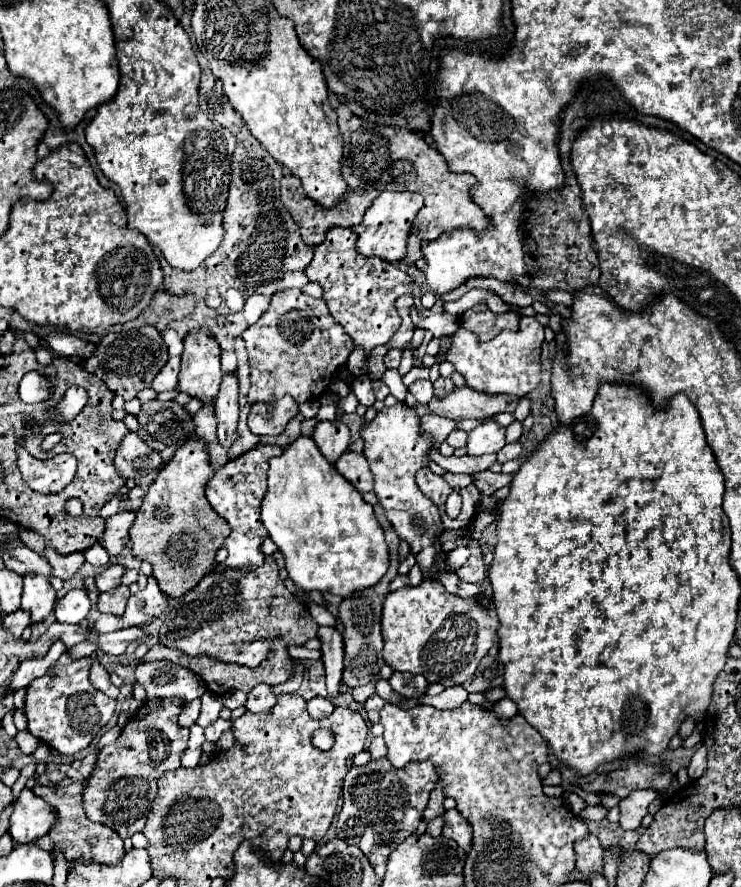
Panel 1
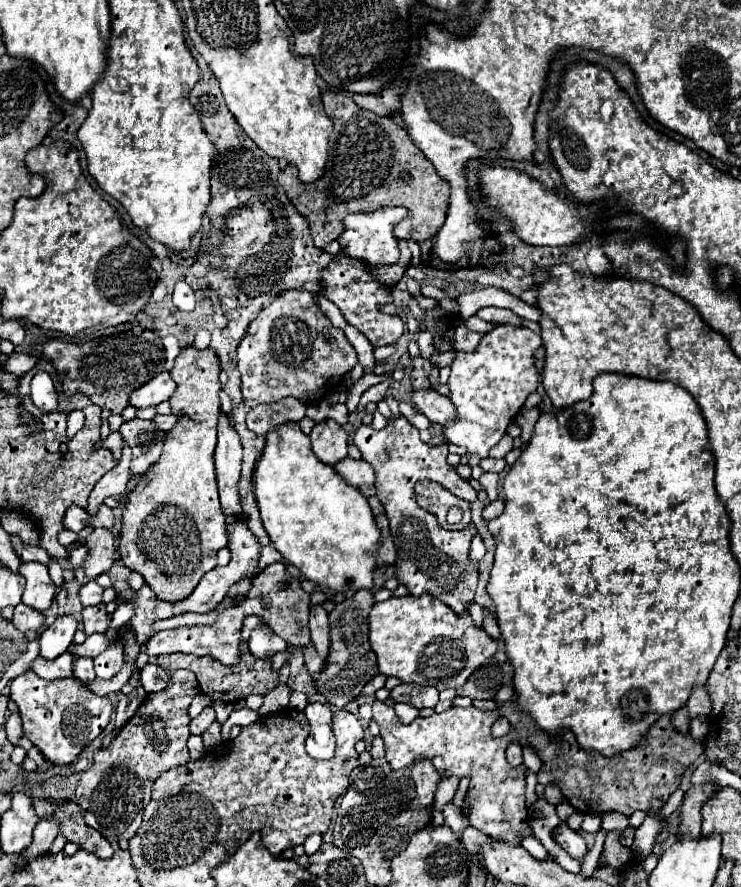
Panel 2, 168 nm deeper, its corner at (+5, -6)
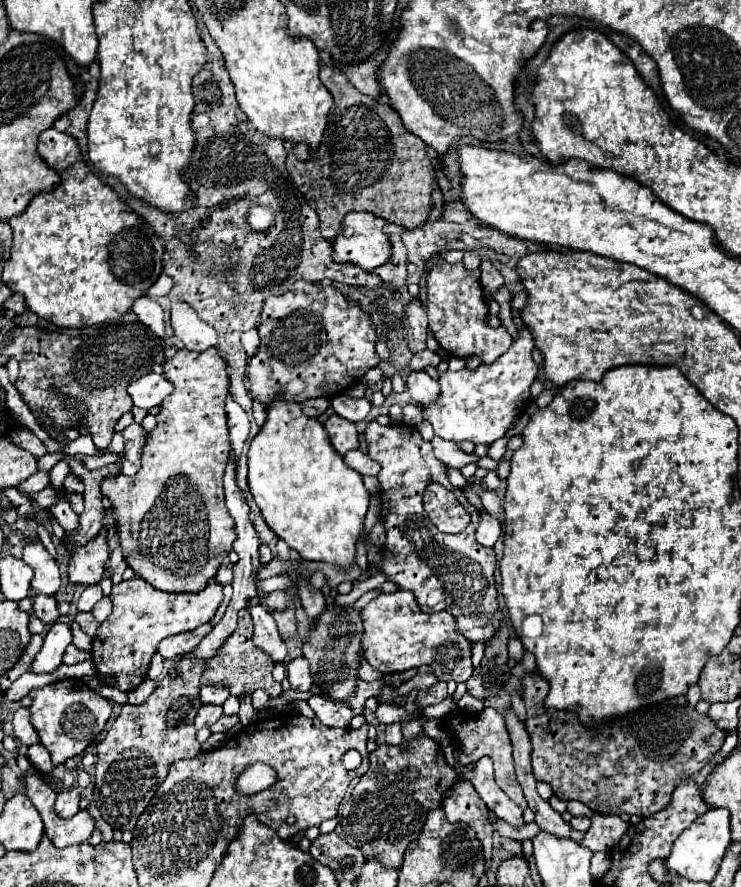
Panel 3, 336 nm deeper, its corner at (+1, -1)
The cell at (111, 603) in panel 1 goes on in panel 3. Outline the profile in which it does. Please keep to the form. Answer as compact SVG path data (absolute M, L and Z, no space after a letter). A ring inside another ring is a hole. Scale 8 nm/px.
M78 612L76 618L74 618L74 622L78 622L78 626L80 626L90 638L96 636L96 630L98 630L98 626L100 626L90 612Z

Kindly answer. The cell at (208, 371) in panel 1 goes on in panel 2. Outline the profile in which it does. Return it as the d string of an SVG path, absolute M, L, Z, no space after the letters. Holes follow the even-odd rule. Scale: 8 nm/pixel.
M184 347L176 357L174 367L170 369L172 379L176 381L176 391L170 397L172 413L180 415L180 421L166 435L164 451L160 459L150 467L142 481L130 491L128 503L122 515L122 529L118 539L120 561L140 573L150 589L162 601L182 601L186 599L204 573L216 567L216 551L226 547L226 517L220 507L216 473L214 473L214 447L216 447L216 423L220 413L220 363L212 349L196 349Z

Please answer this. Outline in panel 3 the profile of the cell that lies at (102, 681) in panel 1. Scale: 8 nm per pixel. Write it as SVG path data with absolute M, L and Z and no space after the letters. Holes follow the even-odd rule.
M70 644L70 646L66 648L66 652L64 652L64 664L66 664L66 666L72 666L72 664L78 664L78 662L84 662L84 660L88 660L88 658L90 658L90 654L78 650L74 644Z

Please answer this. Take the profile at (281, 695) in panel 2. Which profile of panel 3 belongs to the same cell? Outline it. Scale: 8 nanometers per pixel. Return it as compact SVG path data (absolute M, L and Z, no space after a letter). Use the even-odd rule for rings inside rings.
M294 658L288 664L288 680L292 690L296 692L308 692L312 686L312 678L310 678L310 664L306 662L306 658Z

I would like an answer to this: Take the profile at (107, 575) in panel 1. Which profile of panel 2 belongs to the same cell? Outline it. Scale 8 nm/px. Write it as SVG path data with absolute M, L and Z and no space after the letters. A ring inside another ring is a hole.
M90 581L86 583L82 589L80 589L80 601L84 607L88 605L94 605L94 603L100 603L102 601L102 587L96 583L96 581Z

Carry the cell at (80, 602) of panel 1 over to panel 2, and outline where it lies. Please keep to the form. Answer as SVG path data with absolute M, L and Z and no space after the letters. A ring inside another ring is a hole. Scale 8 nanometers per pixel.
M62 615L62 617L56 617L56 621L46 627L38 641L40 641L40 655L44 659L56 659L58 655L62 655L68 645L72 643L72 637L76 633L76 627L78 621L72 617L72 615Z

